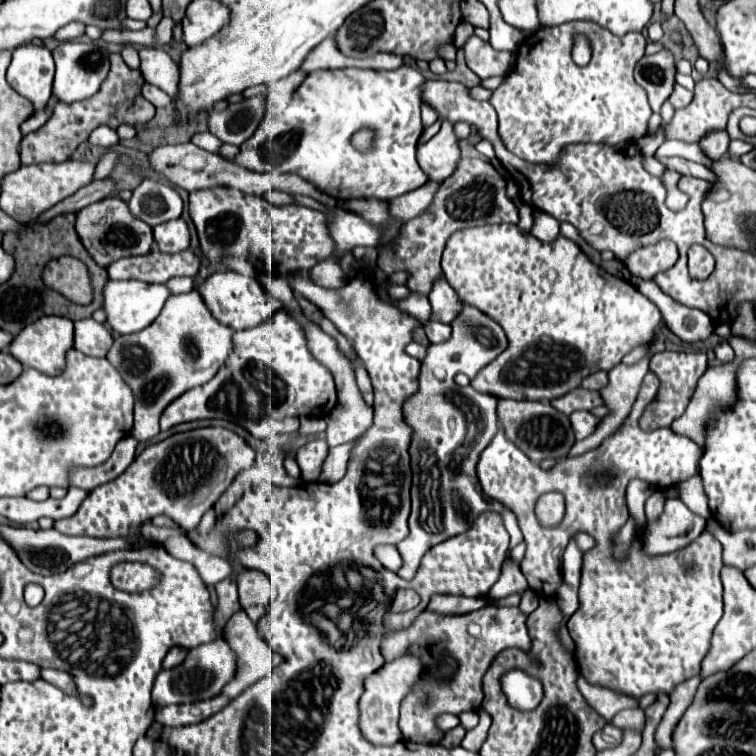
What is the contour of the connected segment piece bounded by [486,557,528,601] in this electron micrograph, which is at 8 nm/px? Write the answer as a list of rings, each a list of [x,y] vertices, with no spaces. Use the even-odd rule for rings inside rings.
[[[510,557],[506,559],[506,563],[502,565],[502,575],[498,579],[498,583],[490,589],[490,593],[486,595],[486,601],[492,599],[500,599],[500,597],[508,597],[512,593],[524,593],[528,589],[528,581],[522,575],[520,567],[516,563],[510,561]]]

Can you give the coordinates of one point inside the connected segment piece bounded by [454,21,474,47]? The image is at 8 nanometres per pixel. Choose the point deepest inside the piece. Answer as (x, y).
(464, 30)

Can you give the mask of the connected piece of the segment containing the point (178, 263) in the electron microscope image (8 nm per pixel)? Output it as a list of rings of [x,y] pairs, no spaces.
[[[186,249],[182,253],[158,253],[150,251],[142,257],[124,257],[108,267],[110,279],[140,279],[146,283],[166,283],[178,275],[196,275],[200,259]]]

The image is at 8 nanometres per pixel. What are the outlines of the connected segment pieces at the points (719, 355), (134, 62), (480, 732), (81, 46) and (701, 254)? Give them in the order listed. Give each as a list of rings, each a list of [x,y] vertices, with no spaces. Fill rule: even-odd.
[[[724,339],[714,347],[714,353],[716,353],[716,359],[718,359],[720,363],[732,363],[732,361],[736,359],[732,347],[730,347],[728,341],[724,341]]]
[[[124,47],[122,51],[122,59],[124,63],[130,67],[130,69],[140,69],[140,57],[138,57],[138,51],[134,47]]]
[[[480,711],[480,723],[466,733],[466,737],[462,739],[462,747],[464,749],[480,749],[480,745],[484,743],[486,735],[488,735],[488,727],[490,727],[490,717]]]
[[[64,41],[54,49],[52,55],[56,61],[56,77],[52,93],[62,103],[74,103],[92,97],[94,93],[98,93],[98,87],[102,87],[102,81],[110,71],[110,53],[98,43]]]
[[[692,245],[688,251],[688,269],[694,279],[706,279],[714,271],[714,255],[702,245]]]

